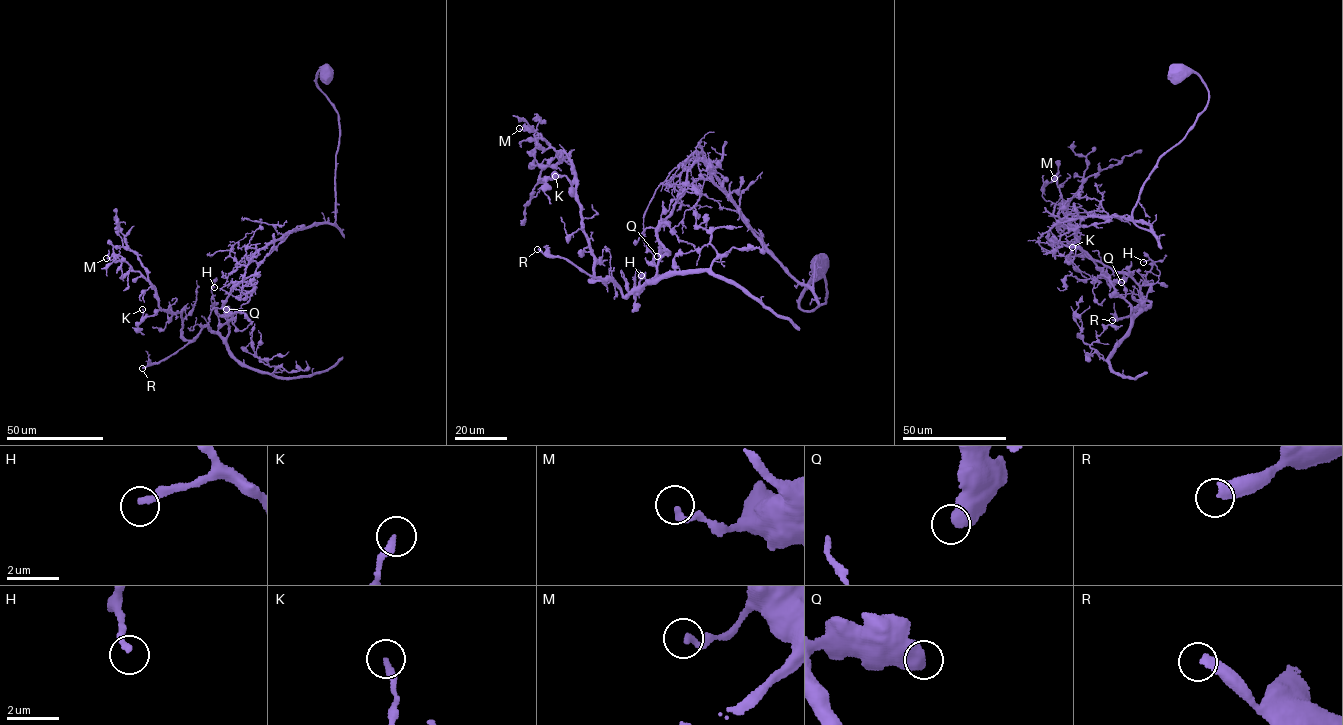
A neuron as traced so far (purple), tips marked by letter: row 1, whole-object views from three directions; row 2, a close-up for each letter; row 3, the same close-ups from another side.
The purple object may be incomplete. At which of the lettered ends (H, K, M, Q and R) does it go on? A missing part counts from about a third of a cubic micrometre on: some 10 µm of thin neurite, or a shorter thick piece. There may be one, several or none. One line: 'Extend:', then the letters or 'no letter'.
Extend: R

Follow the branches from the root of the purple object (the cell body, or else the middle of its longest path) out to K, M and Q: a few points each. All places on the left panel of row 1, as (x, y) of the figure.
K: (325, 73), (336, 224), (289, 232), (232, 287), (225, 337), (206, 325), (186, 339), (180, 313), (142, 309)
M: (325, 73), (336, 224), (289, 232), (232, 287), (226, 336), (206, 325), (186, 339), (155, 286), (106, 258)
Q: (325, 73), (318, 72), (316, 85), (338, 115), (336, 224), (289, 232), (252, 278), (232, 287), (226, 309)

